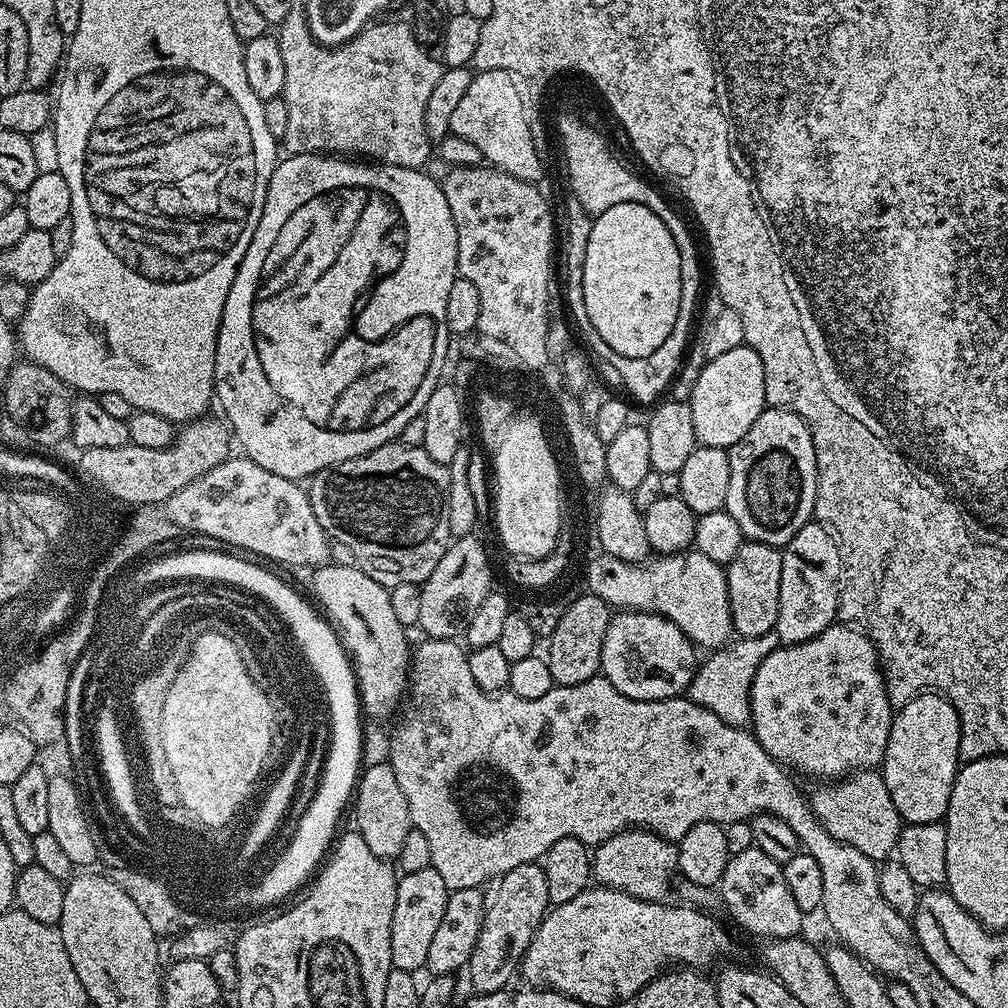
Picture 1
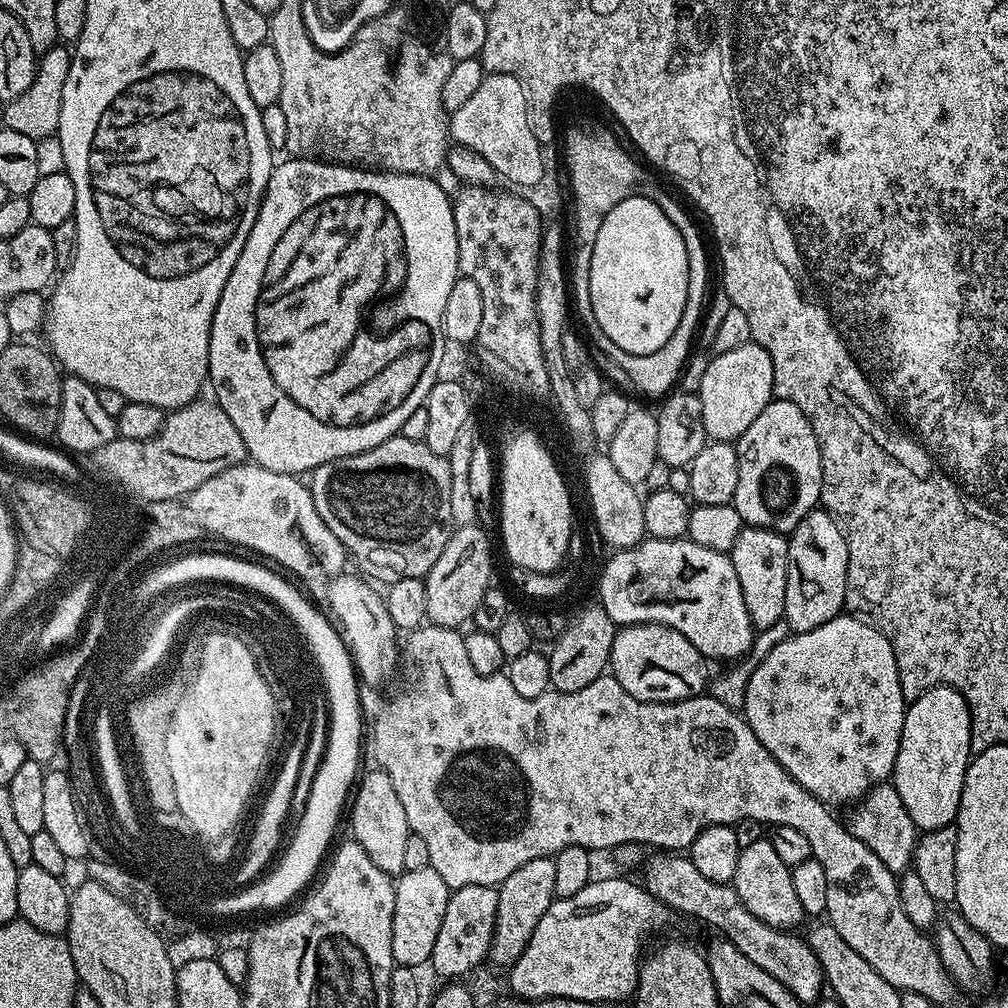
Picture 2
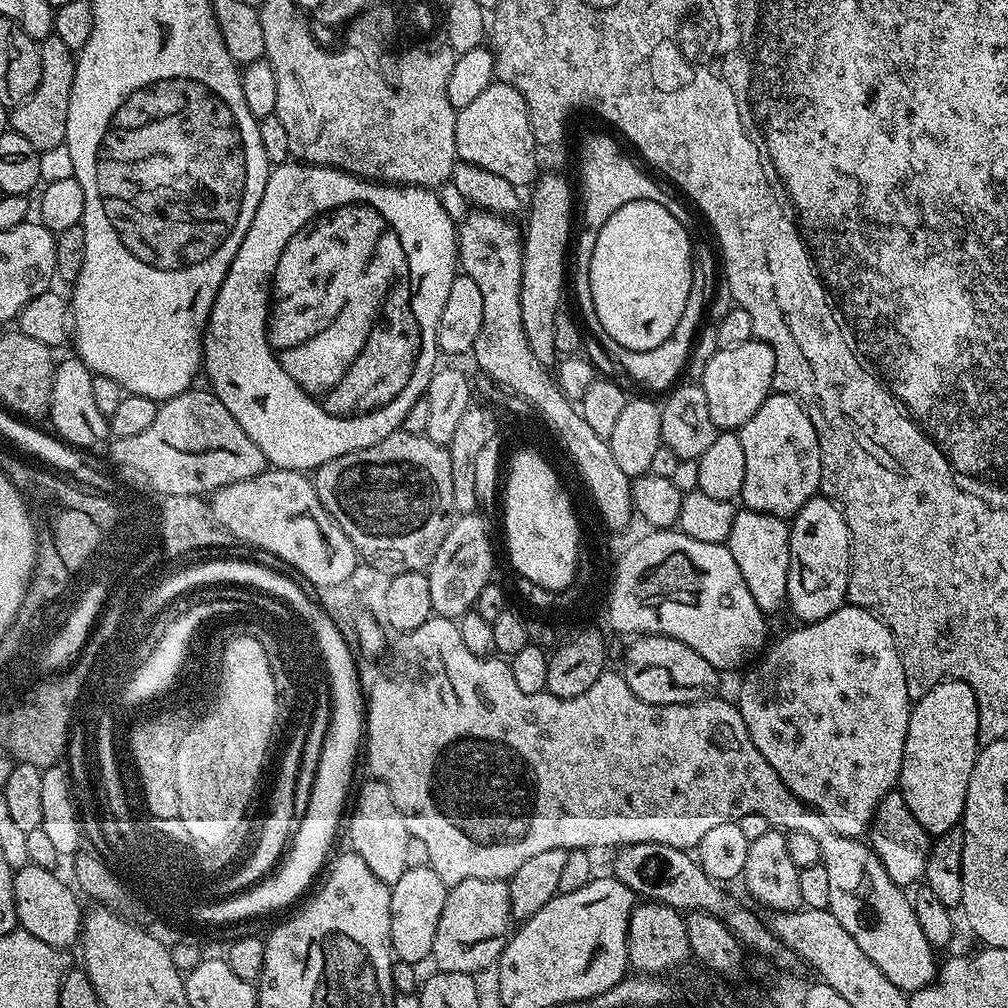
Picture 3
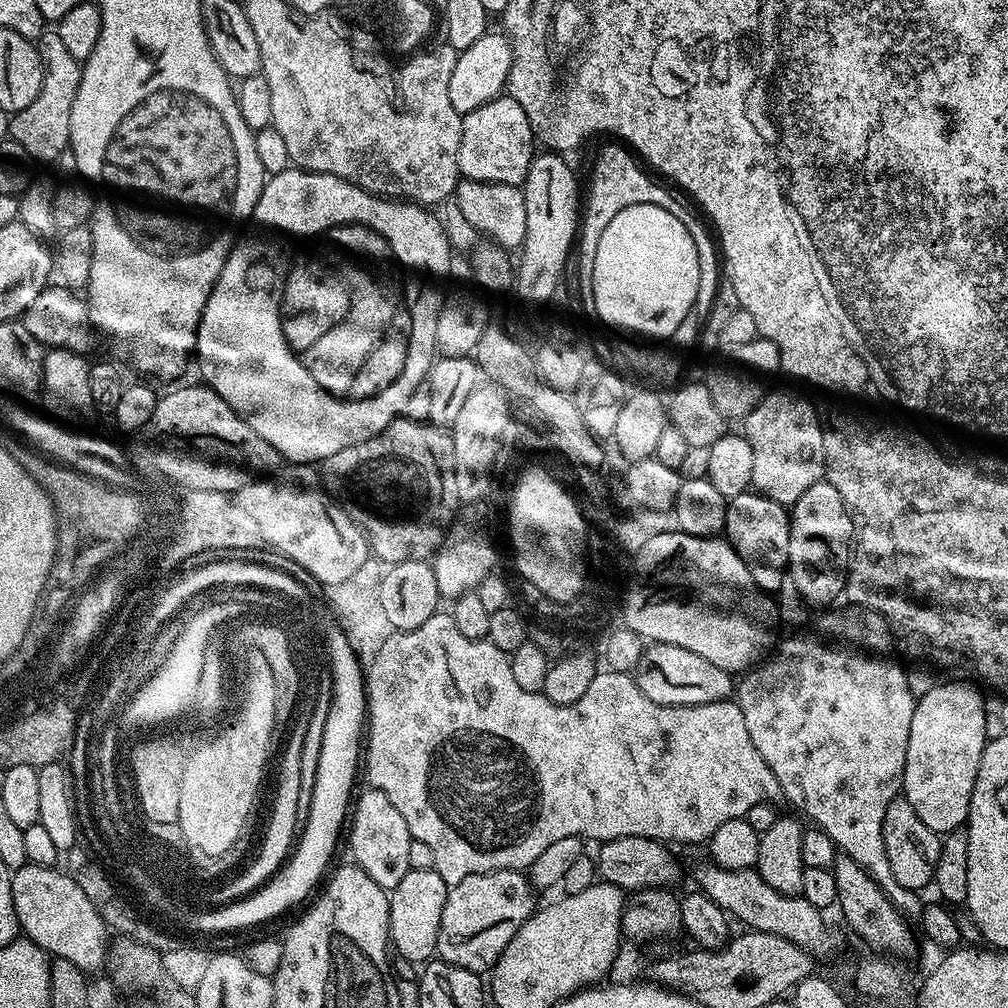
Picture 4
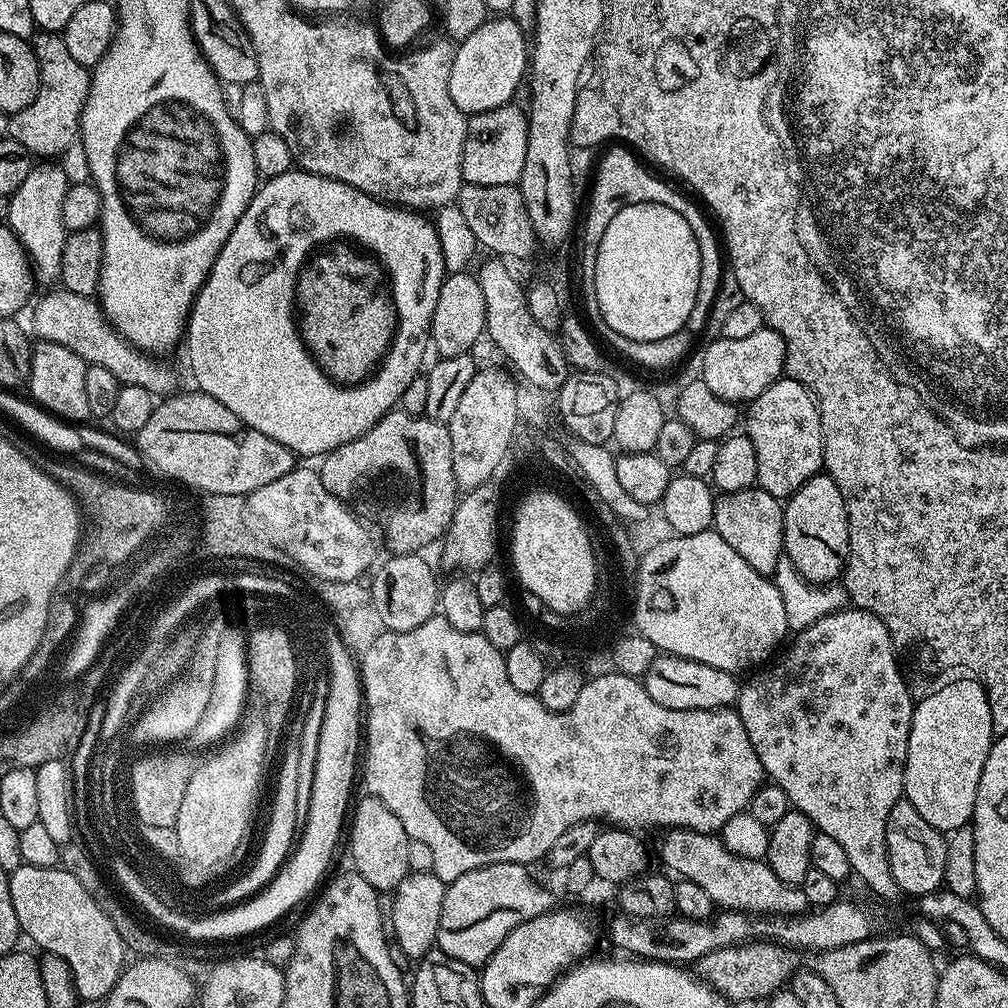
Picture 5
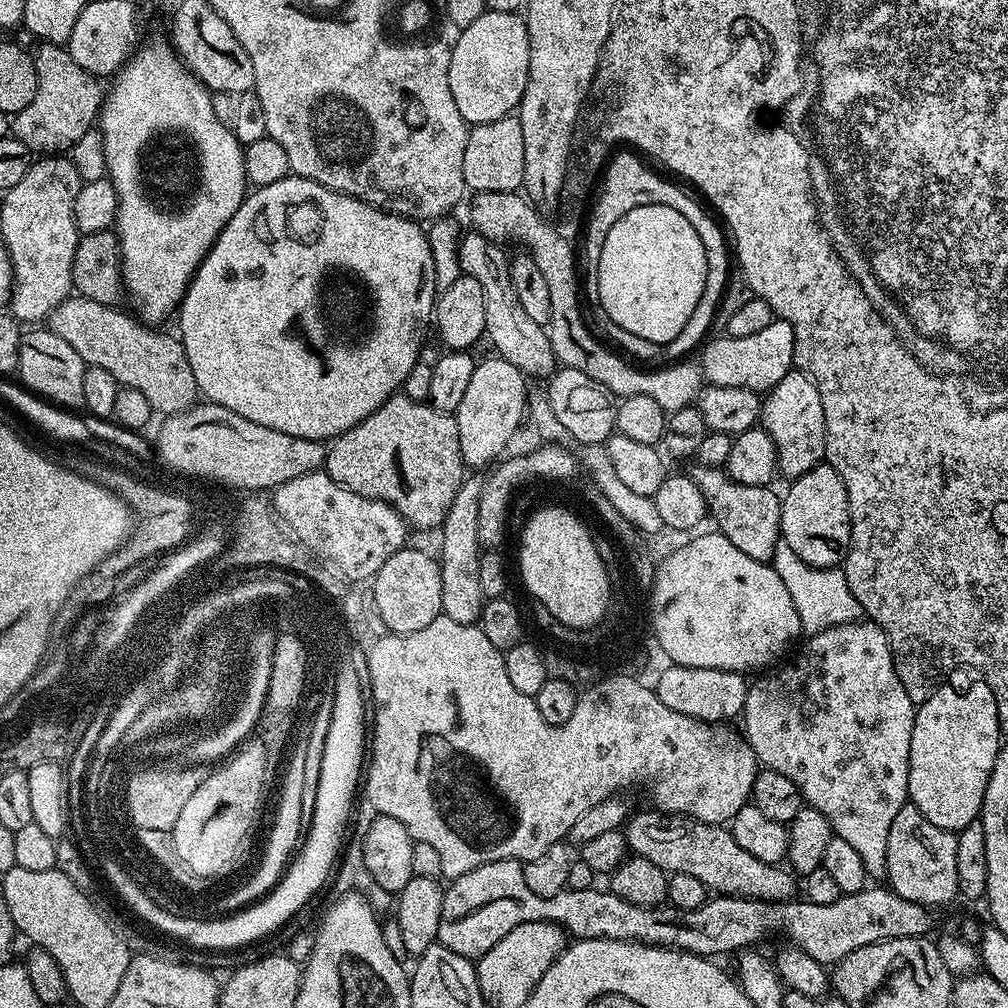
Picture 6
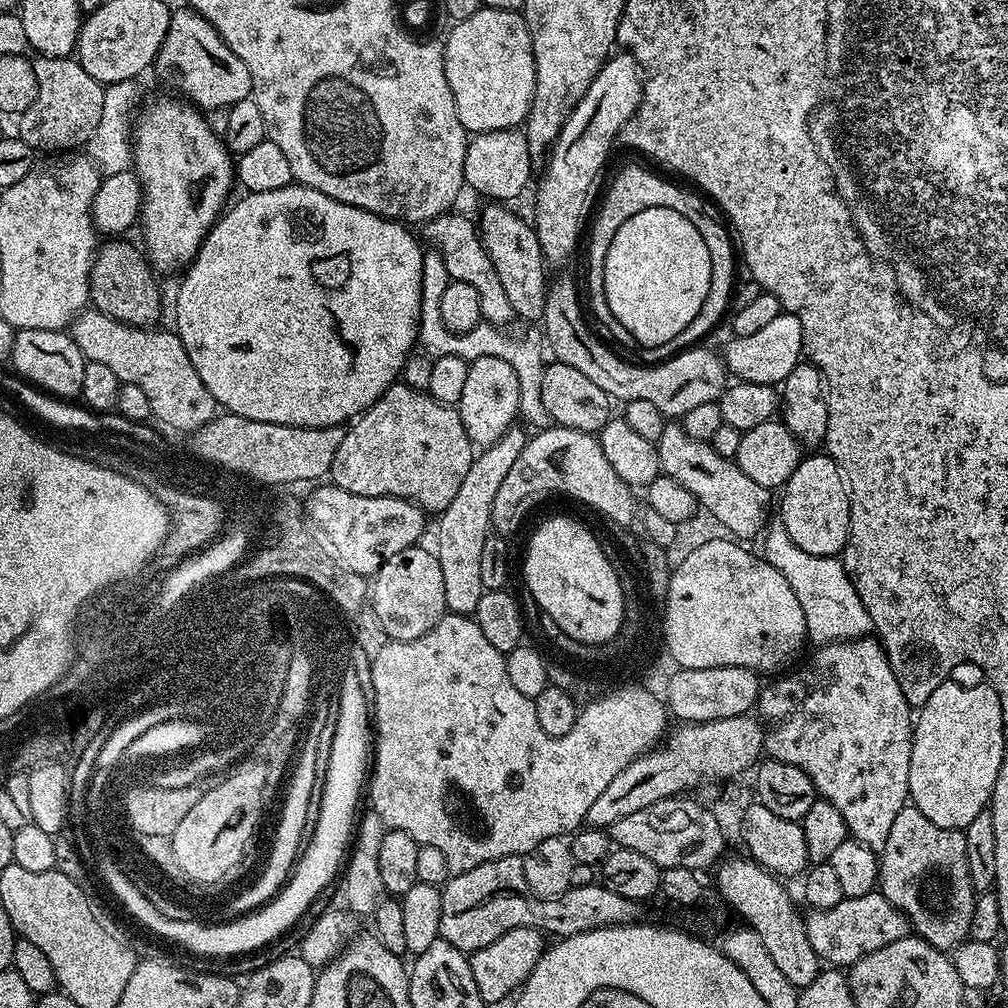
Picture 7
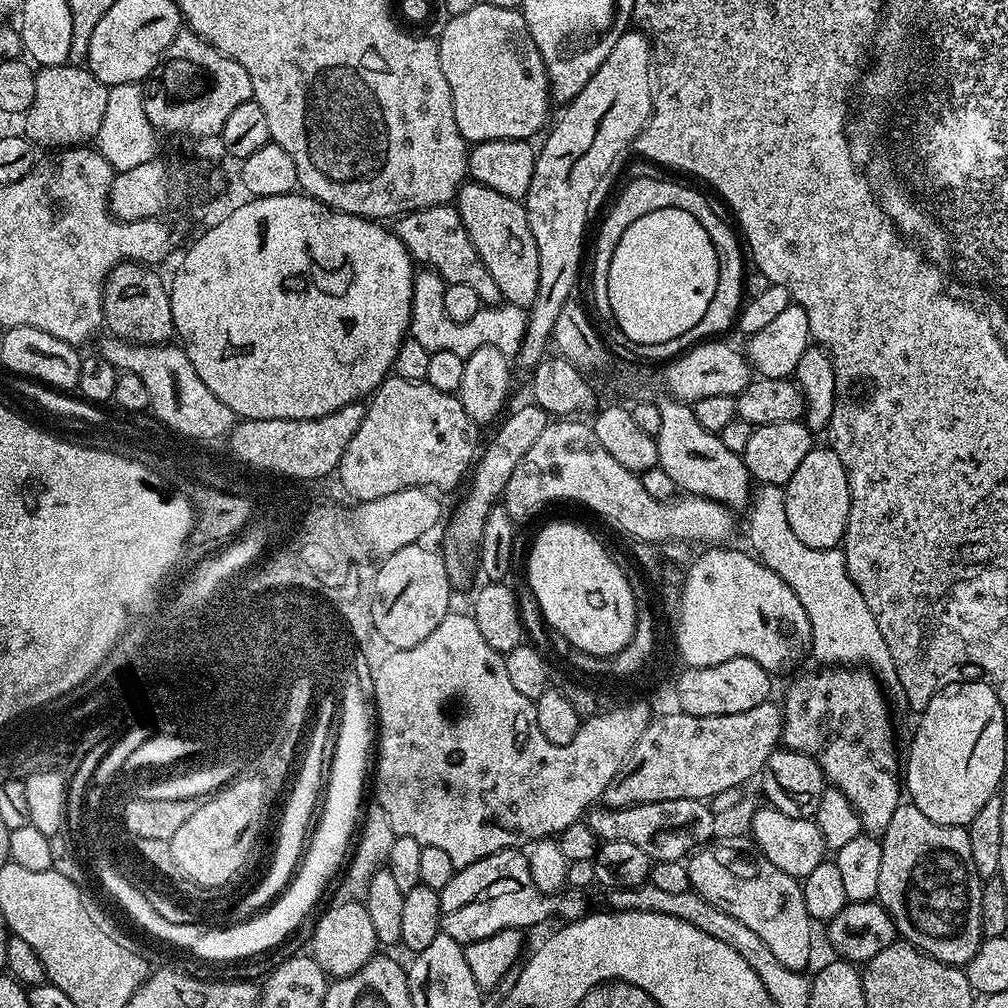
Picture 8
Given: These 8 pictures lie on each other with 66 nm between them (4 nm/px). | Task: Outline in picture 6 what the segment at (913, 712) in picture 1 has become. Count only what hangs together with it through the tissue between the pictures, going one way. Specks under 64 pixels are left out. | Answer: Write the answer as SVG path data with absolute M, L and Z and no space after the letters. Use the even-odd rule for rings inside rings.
M977 682L969 688L948 688L949 686L941 686L936 689L934 694L930 694L930 698L926 698L918 705L916 717L914 718L914 730L910 734L910 774L908 775L908 798L914 807L924 815L927 820L934 822L934 826L945 828L947 832L955 832L957 834L966 826L977 823L980 815L980 807L984 801L986 794L986 786L990 782L990 774L994 770L994 762L1000 753L1002 743L1002 733L1000 731L1000 715L998 714L998 702L994 690L989 684Z

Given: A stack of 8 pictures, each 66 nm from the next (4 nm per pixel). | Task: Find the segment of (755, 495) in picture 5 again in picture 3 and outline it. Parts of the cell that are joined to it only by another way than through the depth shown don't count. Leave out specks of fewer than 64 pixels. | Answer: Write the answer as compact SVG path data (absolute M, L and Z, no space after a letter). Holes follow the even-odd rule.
M745 507L737 511L734 526L730 526L730 534L726 541L727 548L742 572L751 597L765 614L776 612L780 607L783 609L788 598L789 527L789 521L783 516L762 514L758 510Z

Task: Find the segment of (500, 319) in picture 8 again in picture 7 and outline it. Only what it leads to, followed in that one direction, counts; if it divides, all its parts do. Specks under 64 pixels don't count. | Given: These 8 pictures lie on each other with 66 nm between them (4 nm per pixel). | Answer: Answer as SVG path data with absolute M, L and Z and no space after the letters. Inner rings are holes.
M425 266L422 270L422 306L420 307L420 334L418 337L419 347L422 349L423 355L430 357L438 356L457 356L469 362L478 358L502 358L506 362L510 362L510 366L514 366L514 374L518 374L518 390L520 391L520 410L519 415L525 416L530 423L533 424L533 429L539 430L549 427L550 421L546 406L542 406L542 374L544 373L545 357L542 358L538 353L524 352L524 344L520 340L515 340L512 336L507 336L503 327L495 324L482 322L478 326L474 326L474 330L466 332L451 332L446 330L446 326L442 322L442 314L440 313L440 299L442 298L442 290L446 290L448 280L442 278L436 272L432 272L432 268Z

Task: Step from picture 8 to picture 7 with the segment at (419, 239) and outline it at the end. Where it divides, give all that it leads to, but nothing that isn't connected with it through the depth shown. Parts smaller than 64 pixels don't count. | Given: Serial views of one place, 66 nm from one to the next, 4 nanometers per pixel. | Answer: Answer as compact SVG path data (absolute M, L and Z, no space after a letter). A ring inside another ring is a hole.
M449 210L442 216L436 216L433 220L423 225L423 239L433 240L440 251L440 260L448 264L447 275L458 282L466 282L478 290L478 299L482 301L482 314L489 324L508 326L514 320L510 301L506 298L505 288L491 262L490 254L485 250L484 243L480 241L480 229L477 221L468 216L459 216L456 210Z

